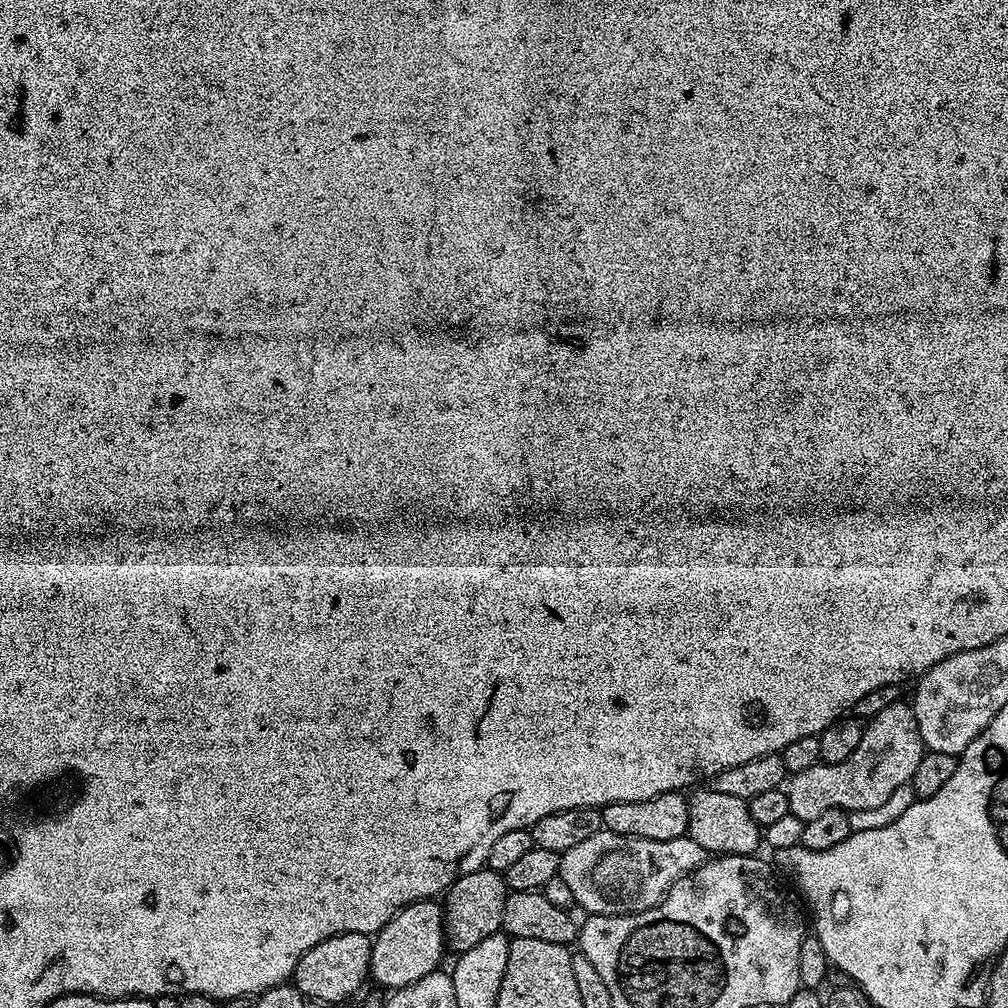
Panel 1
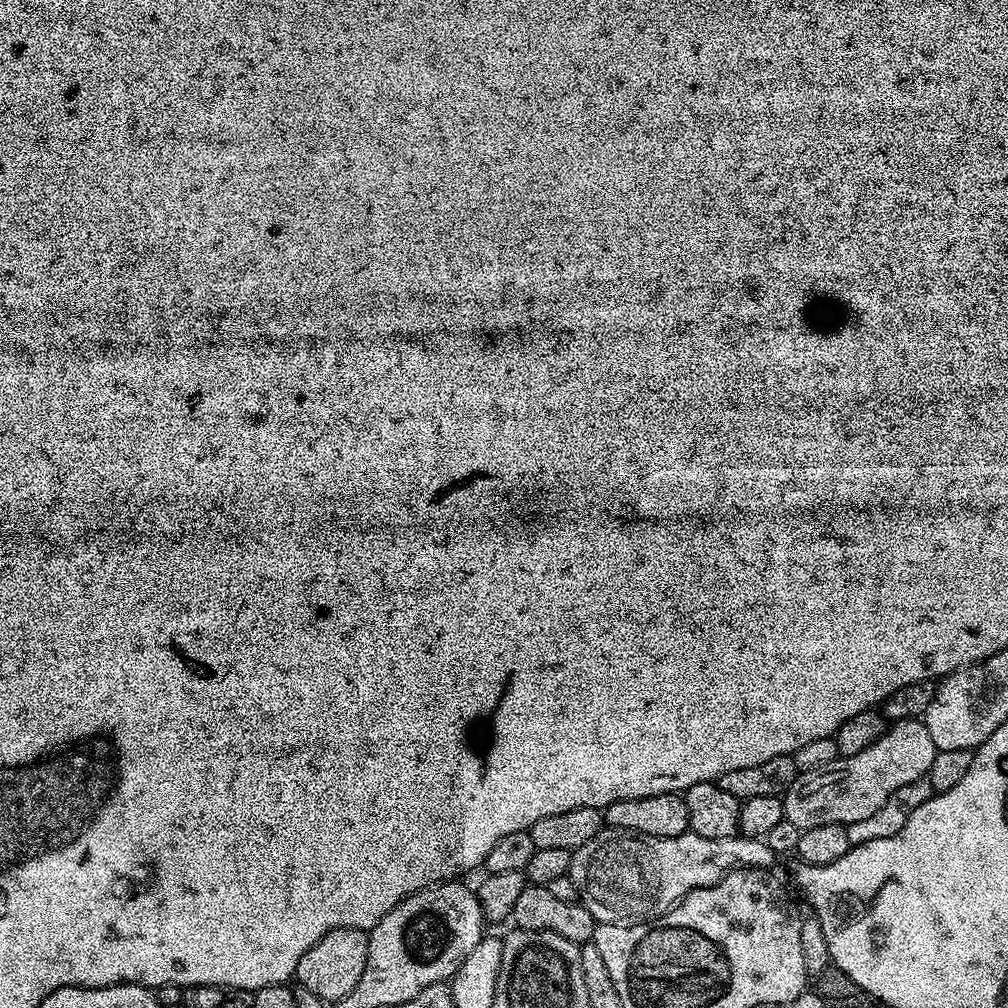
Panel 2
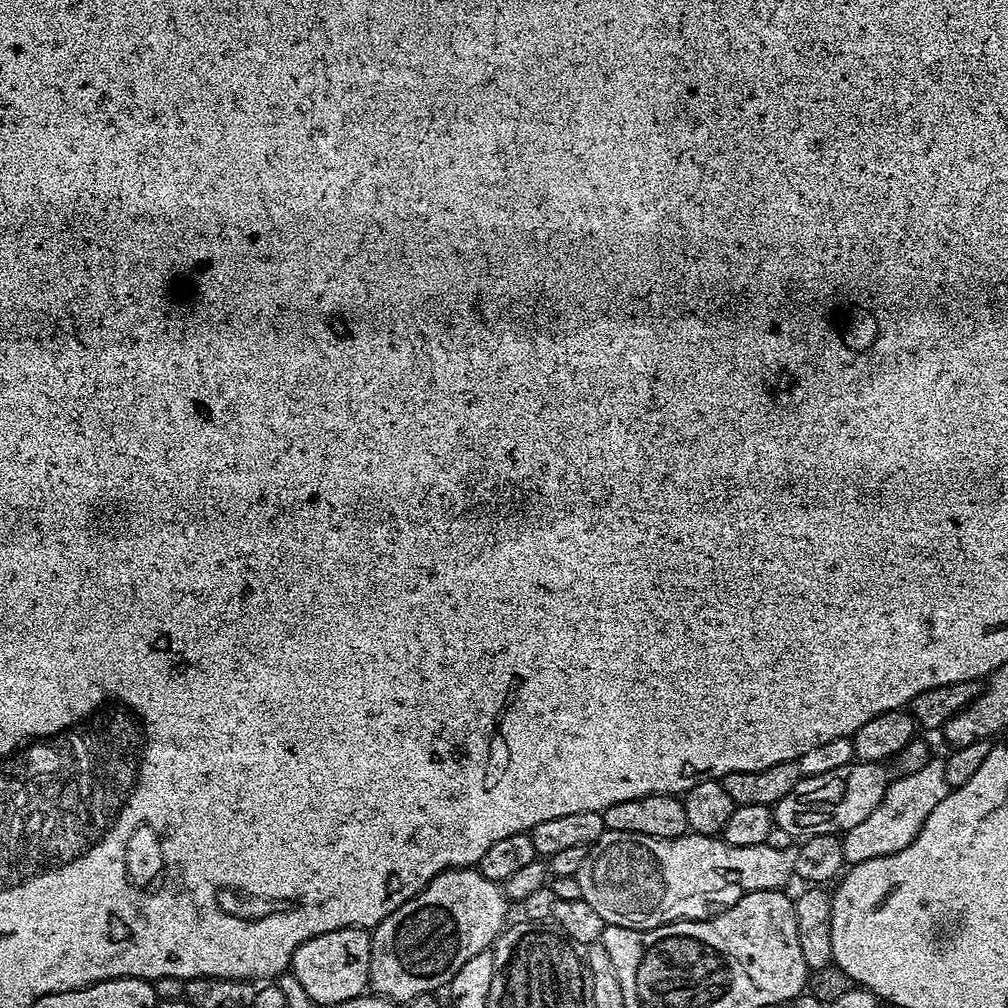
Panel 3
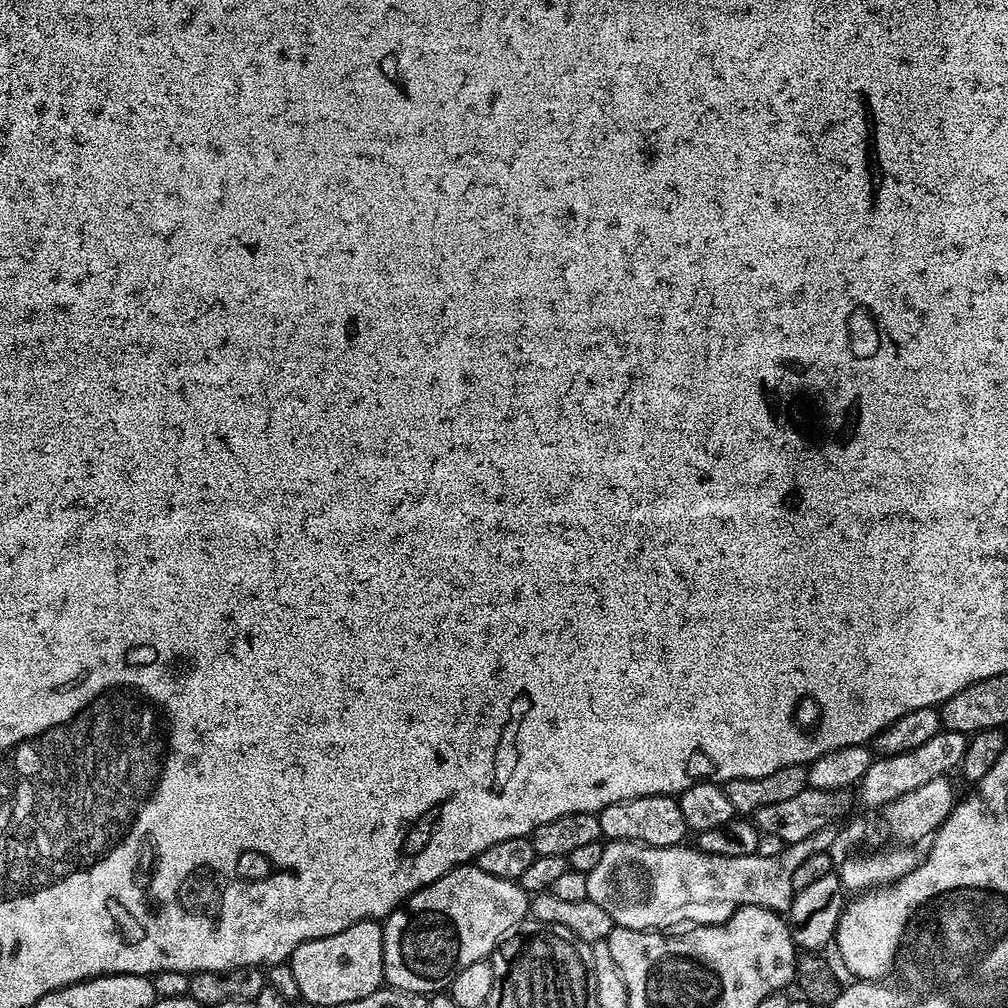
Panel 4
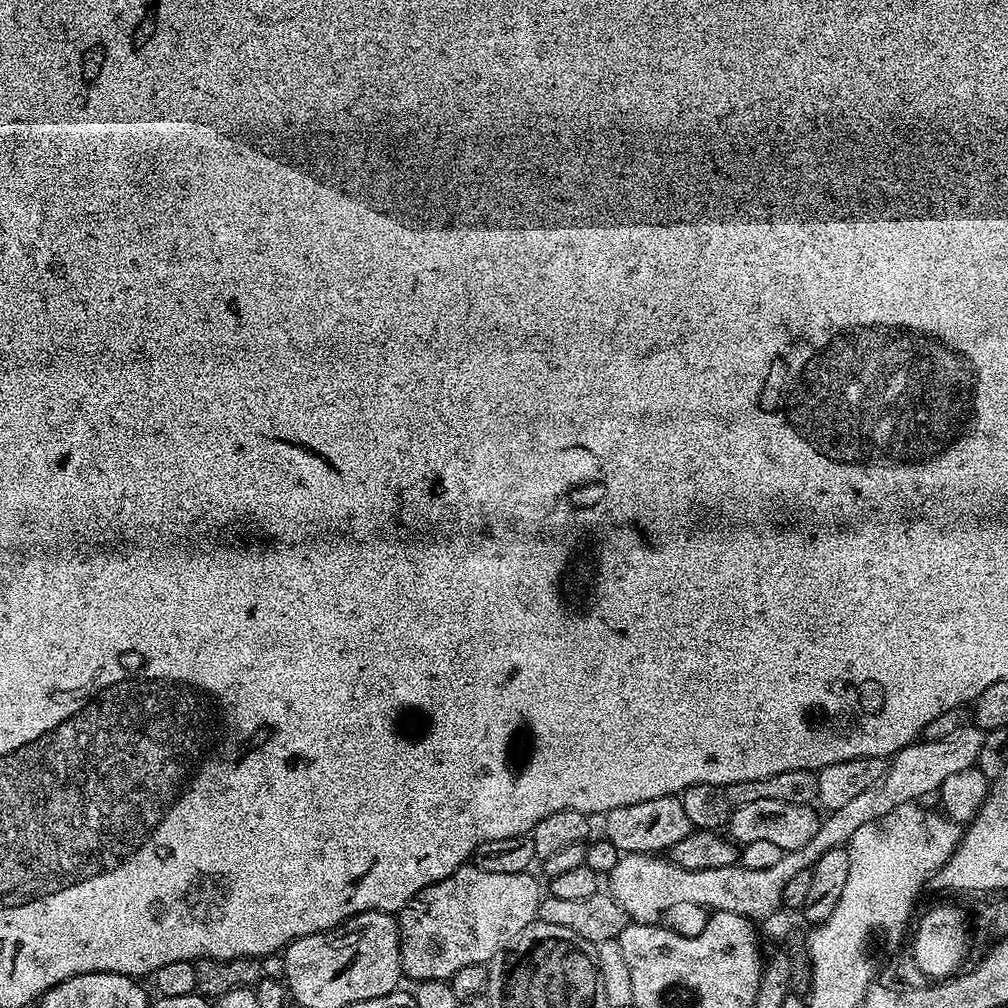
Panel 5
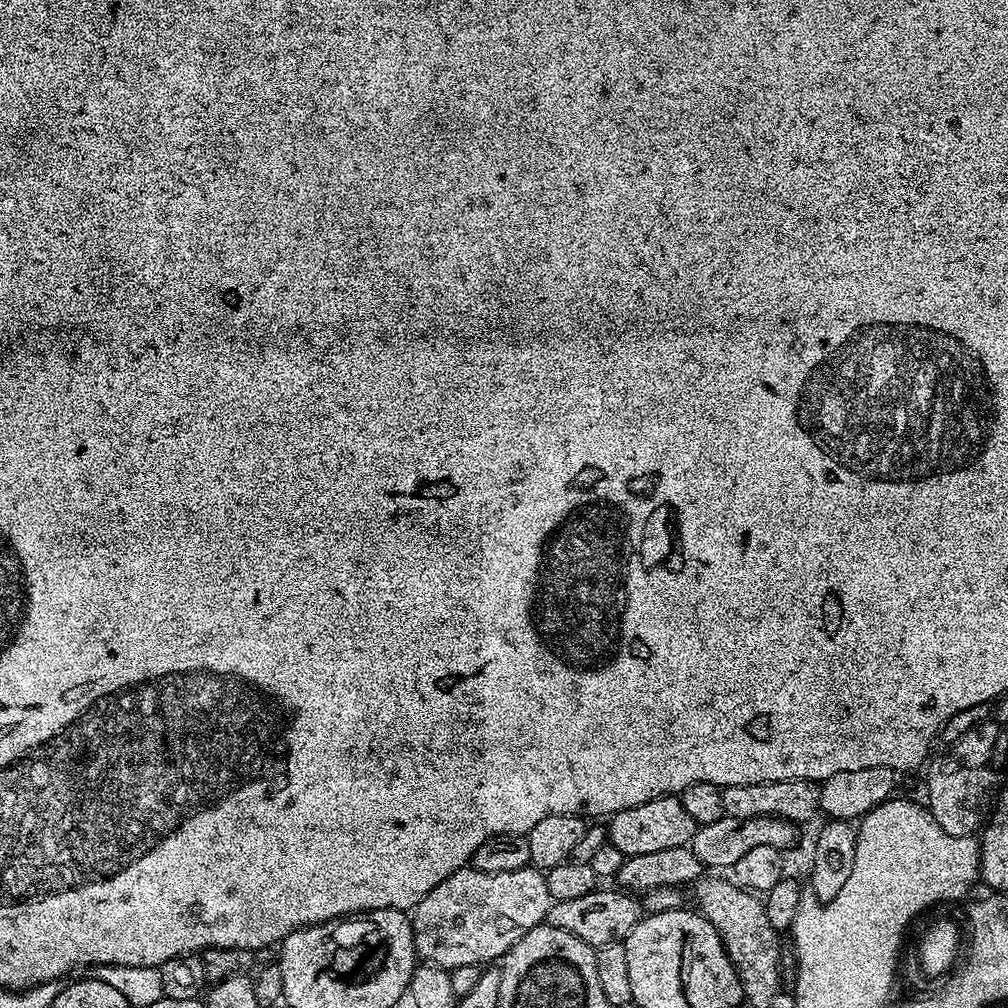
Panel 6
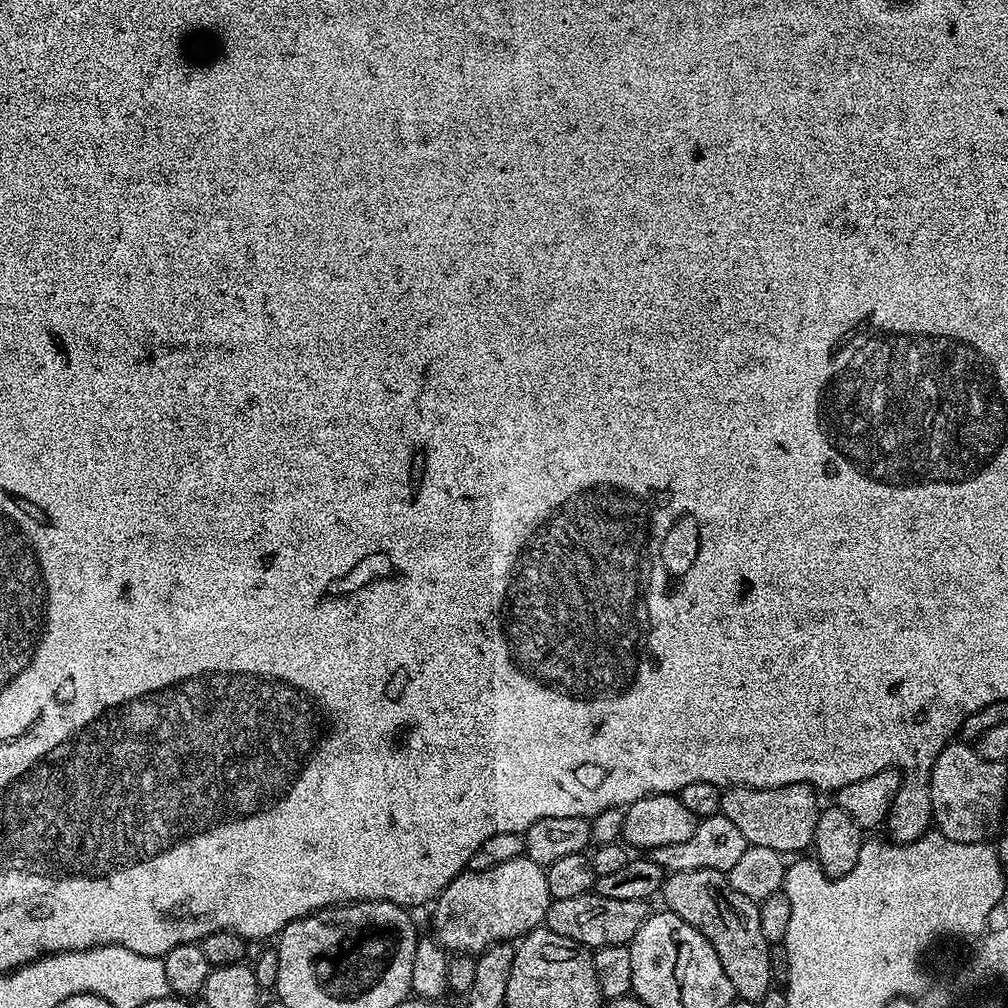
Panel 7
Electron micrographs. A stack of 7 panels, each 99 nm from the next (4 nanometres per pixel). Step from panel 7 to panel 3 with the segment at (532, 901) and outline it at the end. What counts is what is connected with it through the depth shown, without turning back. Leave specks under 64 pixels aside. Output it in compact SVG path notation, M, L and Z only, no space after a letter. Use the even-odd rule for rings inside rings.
M475 867L450 868L438 874L418 895L371 929L371 991L390 1000L414 1000L451 984L454 974L474 954L489 951L504 931L508 916L504 890Z

